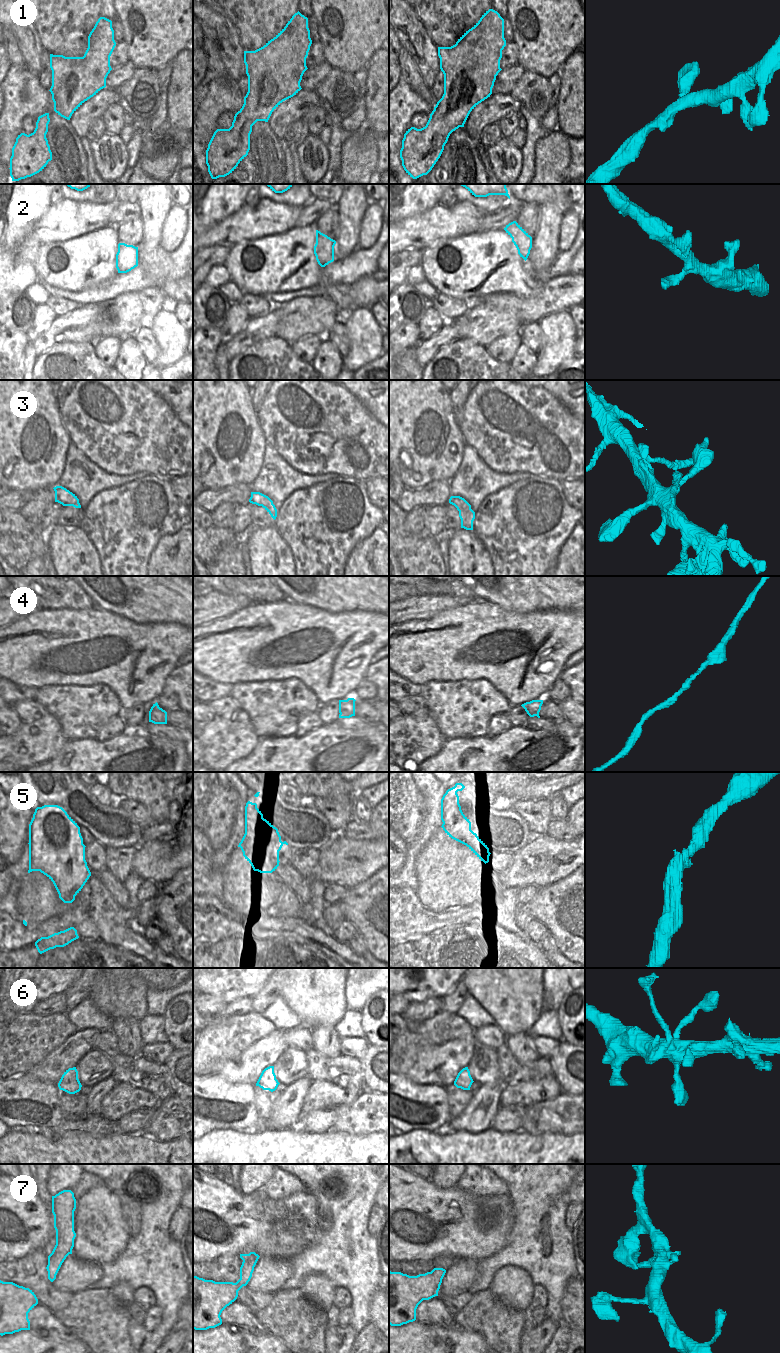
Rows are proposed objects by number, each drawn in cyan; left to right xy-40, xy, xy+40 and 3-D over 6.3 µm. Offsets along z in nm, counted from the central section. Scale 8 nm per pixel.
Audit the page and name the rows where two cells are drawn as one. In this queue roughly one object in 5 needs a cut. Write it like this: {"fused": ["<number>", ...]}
{"fused": ["3"]}

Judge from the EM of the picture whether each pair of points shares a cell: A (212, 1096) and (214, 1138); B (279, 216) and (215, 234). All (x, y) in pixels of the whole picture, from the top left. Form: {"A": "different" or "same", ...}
{"A": "different", "B": "same"}

